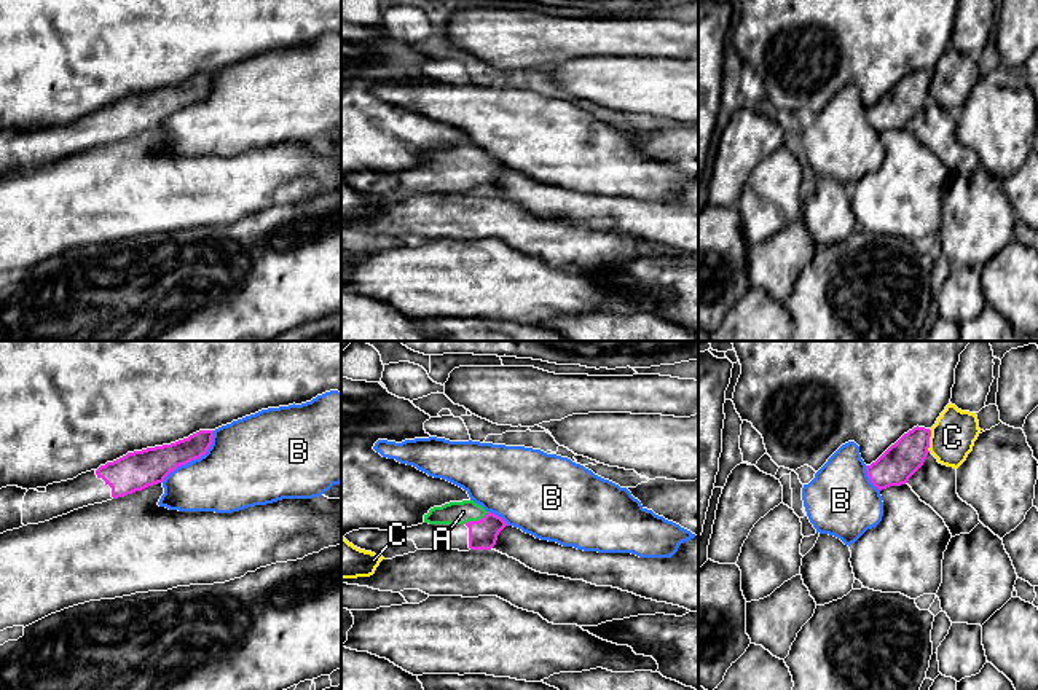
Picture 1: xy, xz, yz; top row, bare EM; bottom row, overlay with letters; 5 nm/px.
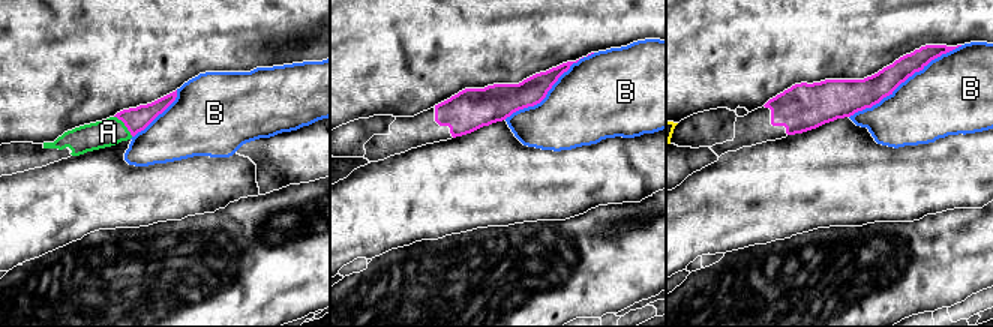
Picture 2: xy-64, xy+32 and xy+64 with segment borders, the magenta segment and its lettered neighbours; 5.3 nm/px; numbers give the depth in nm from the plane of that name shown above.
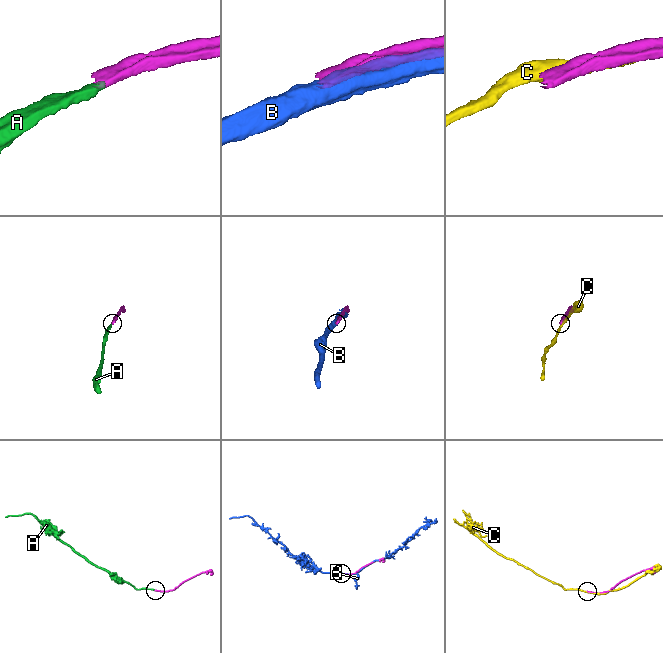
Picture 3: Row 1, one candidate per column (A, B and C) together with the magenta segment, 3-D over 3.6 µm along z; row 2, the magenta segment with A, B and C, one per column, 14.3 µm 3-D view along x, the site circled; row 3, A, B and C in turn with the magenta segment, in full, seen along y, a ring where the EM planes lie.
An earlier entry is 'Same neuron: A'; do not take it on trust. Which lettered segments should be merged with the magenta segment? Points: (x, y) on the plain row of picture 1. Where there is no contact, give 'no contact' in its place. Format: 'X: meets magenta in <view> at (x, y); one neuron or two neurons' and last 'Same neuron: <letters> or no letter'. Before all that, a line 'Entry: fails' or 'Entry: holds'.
Entry: holds
A: meets magenta in xz at (475, 164); one neuron
B: meets magenta in xy at (193, 102); two neurons
C: meets magenta in yz at (928, 83); two neurons
Same neuron: A

